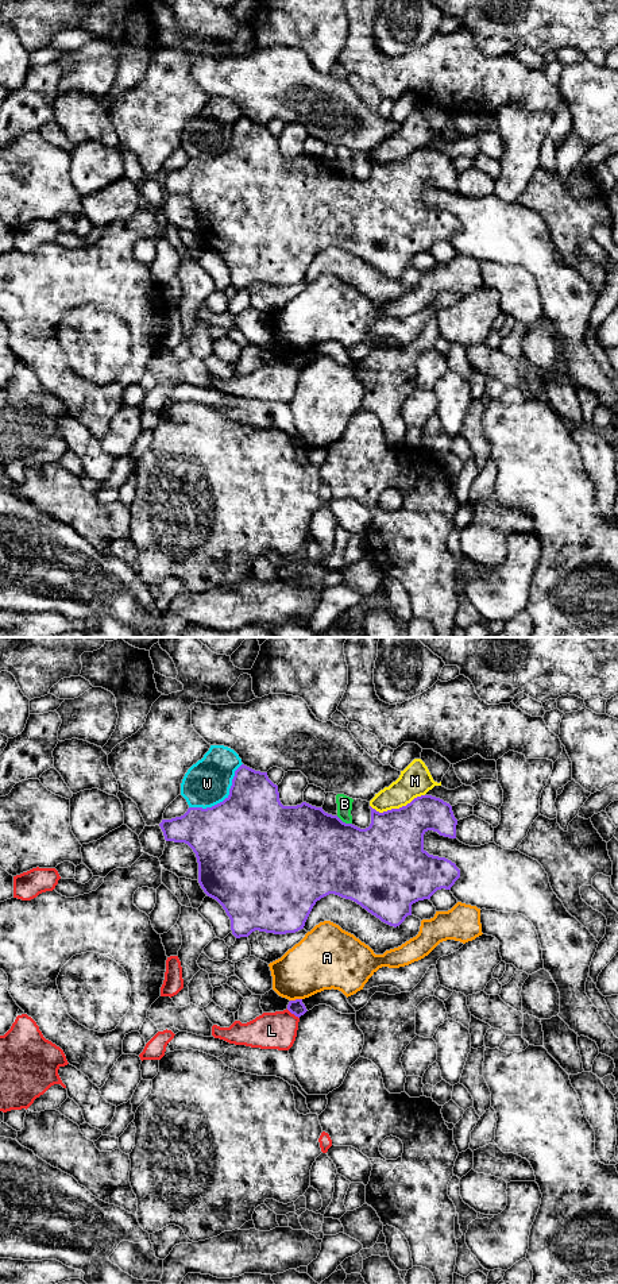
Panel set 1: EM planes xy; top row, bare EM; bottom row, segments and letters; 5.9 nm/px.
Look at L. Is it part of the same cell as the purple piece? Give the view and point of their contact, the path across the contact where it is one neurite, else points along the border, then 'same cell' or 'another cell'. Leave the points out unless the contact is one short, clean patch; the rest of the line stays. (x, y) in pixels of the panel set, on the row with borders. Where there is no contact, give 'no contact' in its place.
contact xy (293, 1013); border xy (286, 1009), (298, 1018); another cell

